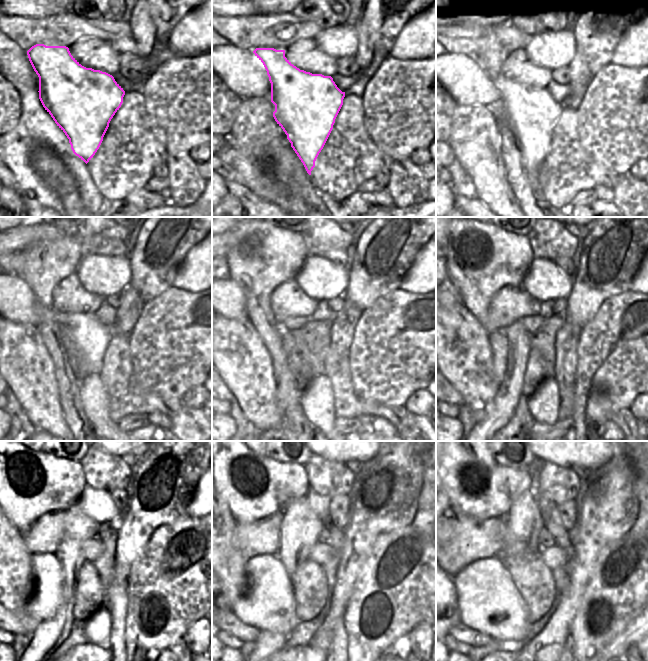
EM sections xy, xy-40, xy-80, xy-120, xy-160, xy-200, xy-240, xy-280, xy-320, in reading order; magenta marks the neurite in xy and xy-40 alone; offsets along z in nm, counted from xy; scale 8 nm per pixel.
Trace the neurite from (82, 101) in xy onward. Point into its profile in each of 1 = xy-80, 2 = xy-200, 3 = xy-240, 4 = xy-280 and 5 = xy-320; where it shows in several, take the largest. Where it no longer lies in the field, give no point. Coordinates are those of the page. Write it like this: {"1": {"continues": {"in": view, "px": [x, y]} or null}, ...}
{"1": {"continues": {"in": "xy-80", "px": [532, 113]}}, "2": {"continues": {"in": "xy-200", "px": [544, 340]}}, "3": {"continues": {"in": "xy-240", "px": [105, 564]}}, "4": {"continues": {"in": "xy-280", "px": [330, 568]}}, "5": {"continues": {"in": "xy-320", "px": [555, 571]}}}

